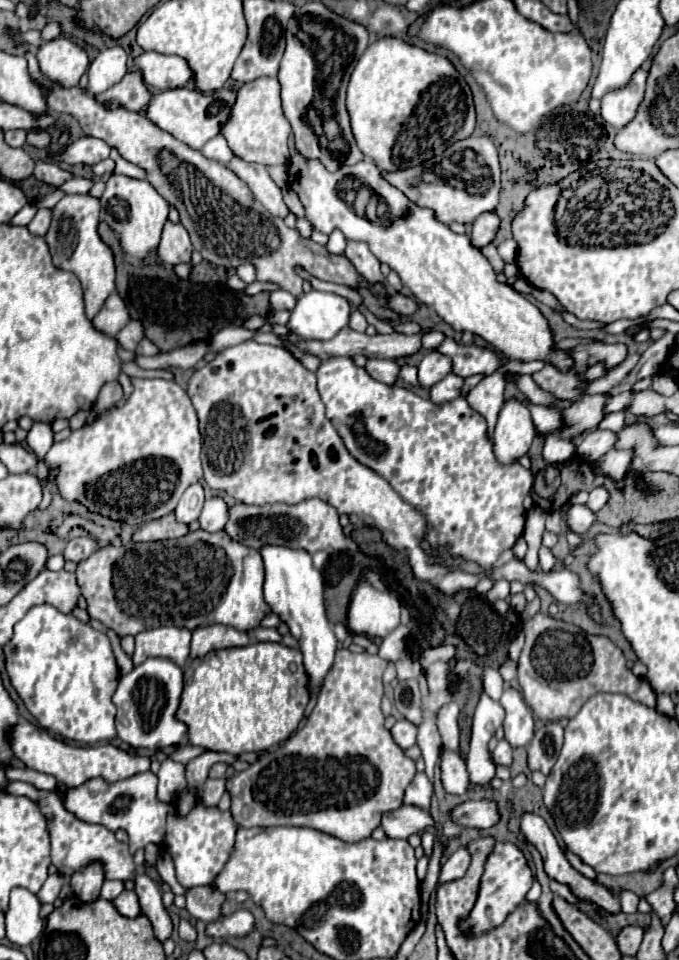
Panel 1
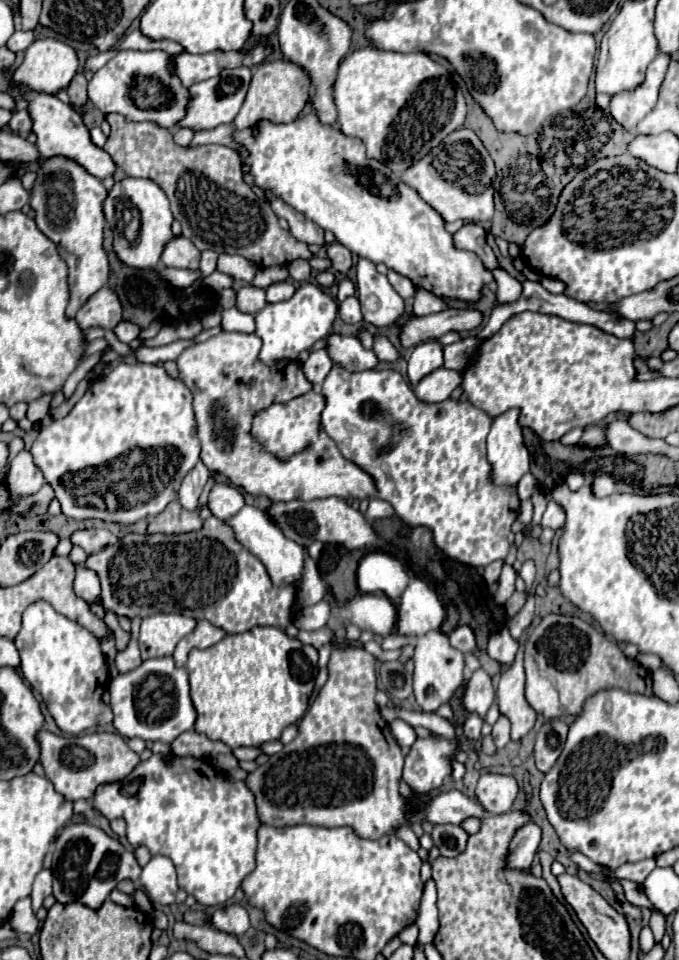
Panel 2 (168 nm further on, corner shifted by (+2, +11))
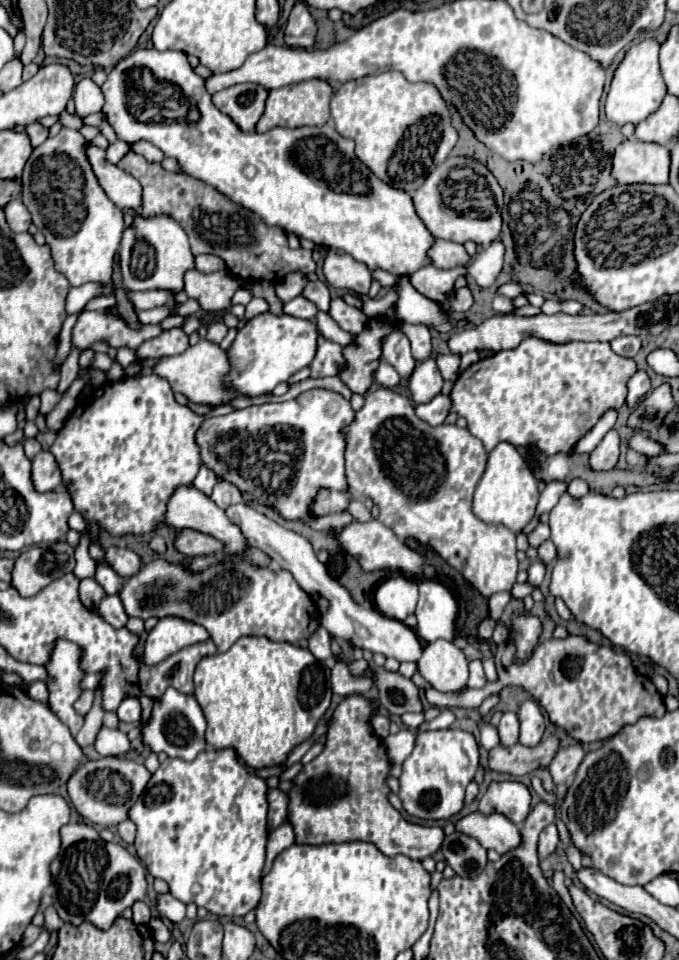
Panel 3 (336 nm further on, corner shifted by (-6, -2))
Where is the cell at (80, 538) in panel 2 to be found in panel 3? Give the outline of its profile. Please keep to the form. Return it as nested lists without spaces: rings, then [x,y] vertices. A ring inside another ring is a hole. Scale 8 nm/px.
[[[116,546],[106,548],[106,562],[124,578],[138,574],[138,570],[142,566],[142,560],[138,562],[136,552],[132,552],[128,548],[116,548]]]

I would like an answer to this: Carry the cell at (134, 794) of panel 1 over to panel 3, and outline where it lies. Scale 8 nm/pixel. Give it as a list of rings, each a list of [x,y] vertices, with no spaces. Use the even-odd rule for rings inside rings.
[[[232,748],[200,752],[192,762],[168,758],[152,774],[144,794],[130,810],[136,824],[136,854],[154,878],[162,878],[170,886],[170,894],[184,904],[194,902],[216,916],[246,916],[260,902],[260,874],[266,856],[268,838],[268,798],[266,780],[252,774]]]

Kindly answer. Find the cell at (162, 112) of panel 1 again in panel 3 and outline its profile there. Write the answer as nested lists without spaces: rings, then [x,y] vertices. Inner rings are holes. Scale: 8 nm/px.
[[[236,84],[212,96],[218,110],[224,110],[244,132],[252,132],[264,114],[268,90],[258,84]]]

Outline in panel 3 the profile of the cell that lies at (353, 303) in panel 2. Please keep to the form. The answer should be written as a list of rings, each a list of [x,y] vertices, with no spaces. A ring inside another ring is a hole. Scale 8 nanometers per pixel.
[[[340,296],[330,300],[330,310],[328,314],[338,322],[338,326],[350,334],[358,334],[360,330],[364,330],[364,322],[368,320],[358,308],[346,304]]]

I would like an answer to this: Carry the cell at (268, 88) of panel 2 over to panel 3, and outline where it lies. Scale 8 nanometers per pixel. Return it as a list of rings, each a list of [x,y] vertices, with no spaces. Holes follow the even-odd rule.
[[[308,80],[308,82],[298,82],[292,86],[282,86],[276,90],[270,90],[266,110],[256,126],[256,132],[268,132],[270,128],[276,126],[286,126],[286,128],[300,128],[300,126],[324,126],[330,120],[330,98],[332,98],[332,88],[324,80]]]

